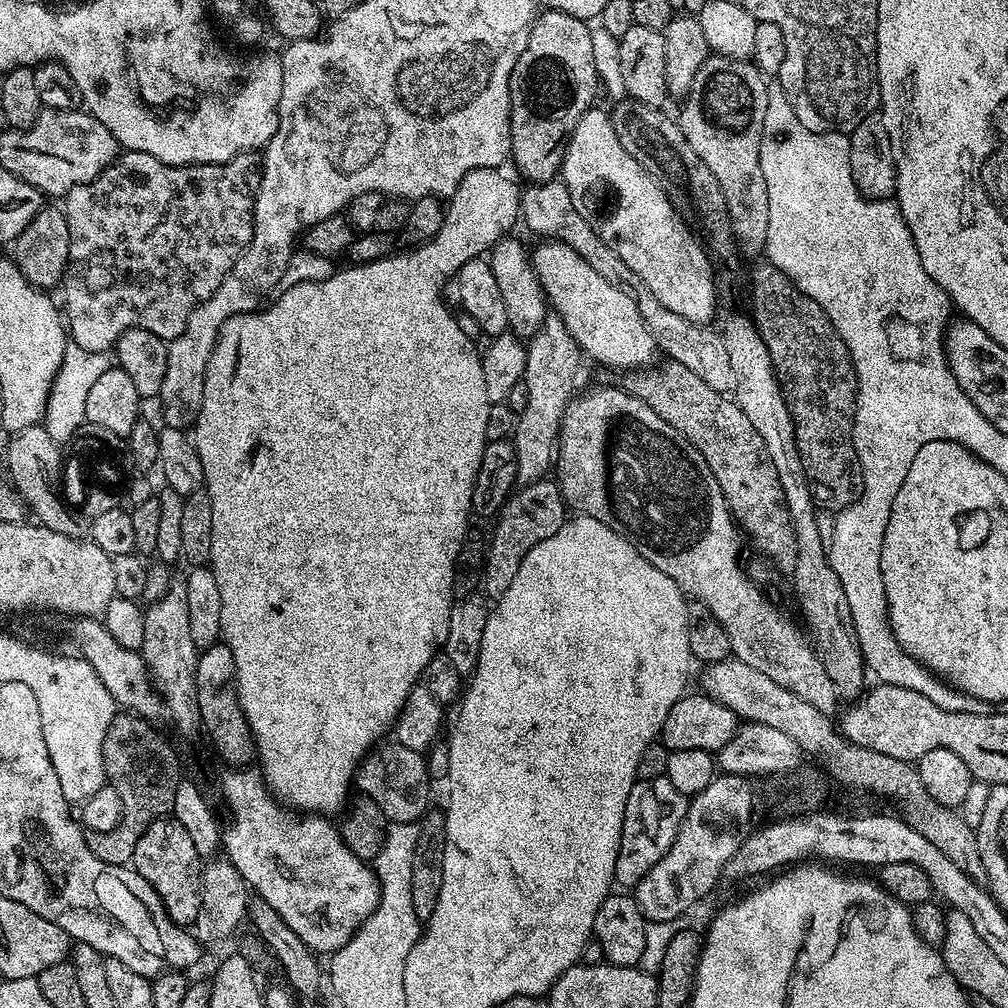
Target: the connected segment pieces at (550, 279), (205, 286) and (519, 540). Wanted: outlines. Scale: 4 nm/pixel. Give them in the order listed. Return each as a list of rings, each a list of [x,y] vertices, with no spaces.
[[[559,240],[540,242],[536,249],[531,249],[530,257],[545,301],[559,316],[566,330],[570,330],[574,342],[587,359],[589,356],[608,368],[636,368],[632,370],[640,370],[643,364],[653,363],[651,360],[658,356],[656,340],[646,322],[642,322],[642,314],[638,314],[633,293],[610,286],[602,274],[590,267],[586,258]]]
[[[124,150],[90,182],[74,186],[62,197],[62,211],[70,234],[68,268],[64,272],[62,281],[62,289],[64,288],[62,312],[66,317],[66,331],[71,343],[82,346],[82,350],[87,352],[108,352],[115,349],[119,336],[131,328],[150,330],[150,334],[158,334],[158,338],[162,338],[166,342],[171,342],[182,334],[189,314],[203,300],[210,298],[210,294],[214,294],[214,290],[218,290],[218,286],[224,281],[226,274],[250,242],[254,202],[256,201],[256,191],[260,185],[261,165],[261,161],[257,157],[255,160],[254,157],[252,152],[243,152],[242,155],[230,158],[224,164],[174,166],[173,164],[158,162],[153,156],[145,152]]]
[[[551,479],[536,480],[533,484],[517,487],[495,517],[496,529],[492,532],[492,541],[489,539],[486,544],[482,569],[483,595],[498,598],[506,594],[510,582],[514,582],[514,578],[518,575],[522,558],[526,558],[526,554],[530,554],[530,550],[534,550],[538,542],[550,538],[550,534],[558,534],[565,519],[565,502],[560,497],[559,487]]]

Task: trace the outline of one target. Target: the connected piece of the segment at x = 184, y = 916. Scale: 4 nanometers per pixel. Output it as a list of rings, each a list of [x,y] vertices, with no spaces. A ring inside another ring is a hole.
[[[161,818],[149,824],[134,846],[130,864],[138,875],[146,878],[173,922],[181,926],[195,925],[200,905],[202,858],[182,822],[174,818]]]

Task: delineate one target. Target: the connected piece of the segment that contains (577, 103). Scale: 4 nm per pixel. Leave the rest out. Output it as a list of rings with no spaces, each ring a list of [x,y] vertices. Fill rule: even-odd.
[[[544,10],[539,13],[532,21],[532,29],[530,30],[530,38],[526,38],[526,50],[522,50],[522,54],[518,54],[518,62],[514,62],[514,70],[510,74],[510,134],[512,135],[512,151],[510,153],[511,163],[516,163],[516,168],[525,176],[525,181],[533,184],[543,184],[546,180],[551,180],[561,171],[564,163],[564,146],[569,136],[571,136],[574,126],[578,122],[578,118],[582,118],[582,114],[586,114],[589,108],[593,107],[596,96],[596,88],[598,89],[598,79],[595,72],[593,47],[591,46],[591,34],[593,29],[589,27],[585,21],[579,20],[572,14]]]

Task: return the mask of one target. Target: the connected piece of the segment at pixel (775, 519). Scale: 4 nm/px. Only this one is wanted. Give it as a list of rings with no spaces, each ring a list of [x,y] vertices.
[[[668,360],[660,369],[655,368],[651,369],[651,371],[653,370],[652,376],[633,375],[636,377],[633,378],[632,385],[630,385],[632,395],[639,400],[646,401],[654,410],[654,414],[658,414],[670,426],[677,428],[702,453],[726,498],[728,509],[732,511],[739,527],[745,533],[748,531],[752,535],[752,540],[760,547],[761,554],[778,571],[791,574],[798,562],[798,542],[790,522],[790,510],[786,506],[778,470],[774,470],[774,462],[770,462],[770,454],[766,454],[766,442],[758,435],[758,430],[754,430],[754,426],[750,426],[750,418],[746,418],[746,414],[742,414],[735,399],[706,386],[706,382],[702,382],[702,378],[698,378],[690,370],[686,370],[686,366]]]

